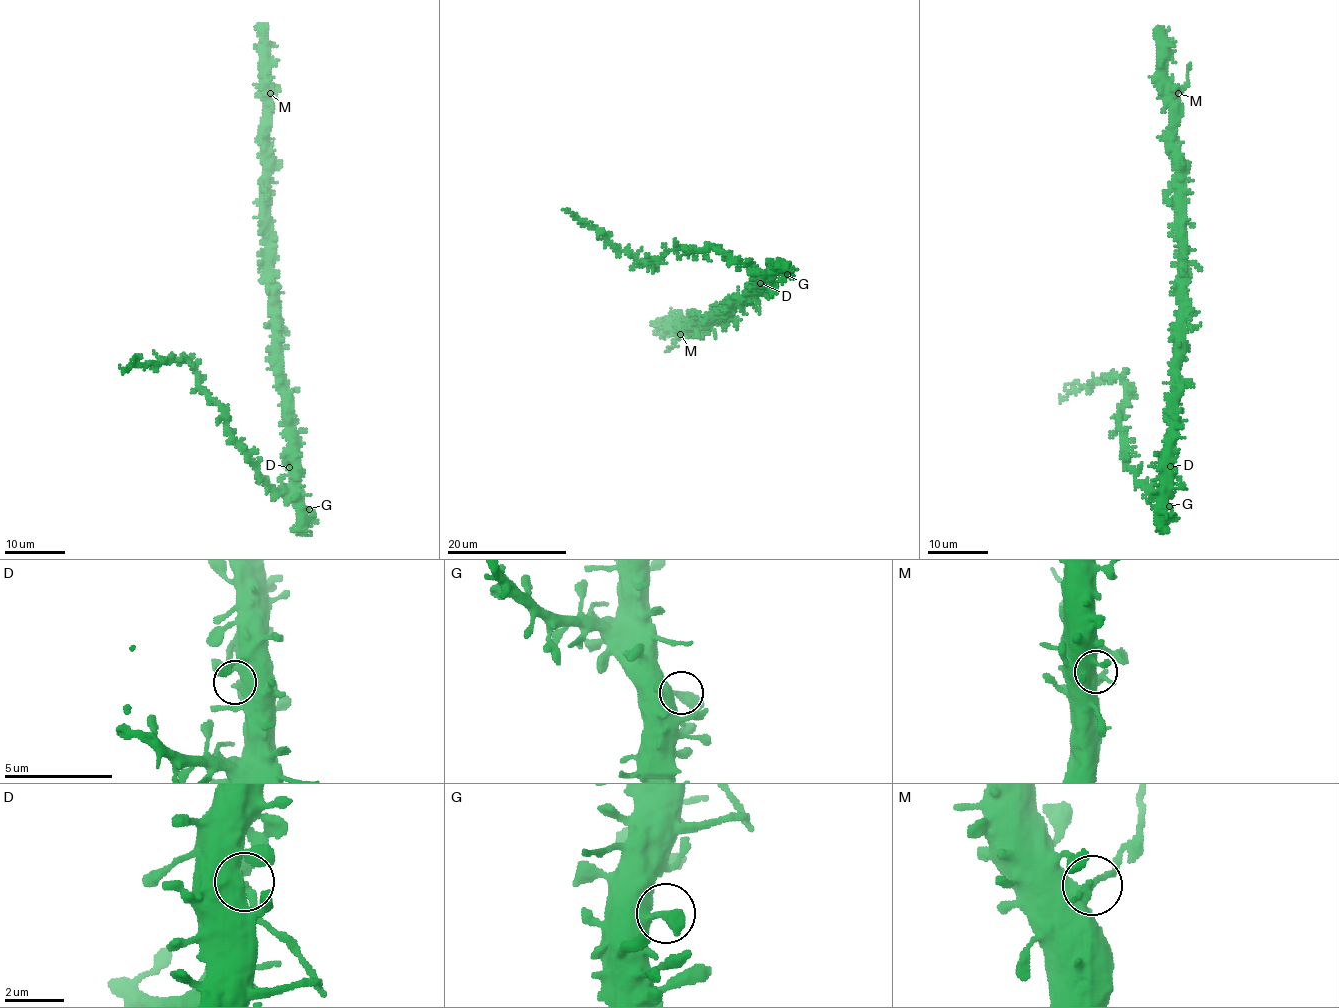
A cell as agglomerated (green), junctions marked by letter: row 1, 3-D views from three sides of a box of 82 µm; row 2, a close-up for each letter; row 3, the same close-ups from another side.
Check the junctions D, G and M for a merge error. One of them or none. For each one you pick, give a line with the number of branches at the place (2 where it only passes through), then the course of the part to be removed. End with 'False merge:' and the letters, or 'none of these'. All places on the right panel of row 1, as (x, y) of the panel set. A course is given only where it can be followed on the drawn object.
M: Branches: 2. Course of the part to remove: (1178, 92), (1188, 78), (1189, 64)
False merge: M

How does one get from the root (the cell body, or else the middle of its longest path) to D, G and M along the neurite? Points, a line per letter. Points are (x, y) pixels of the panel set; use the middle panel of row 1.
D: (744, 296), (761, 280), (760, 283)
G: (744, 296), (779, 272), (787, 274)
M: (744, 296), (727, 313), (696, 321), (683, 328), (682, 326), (678, 329), (680, 334)

